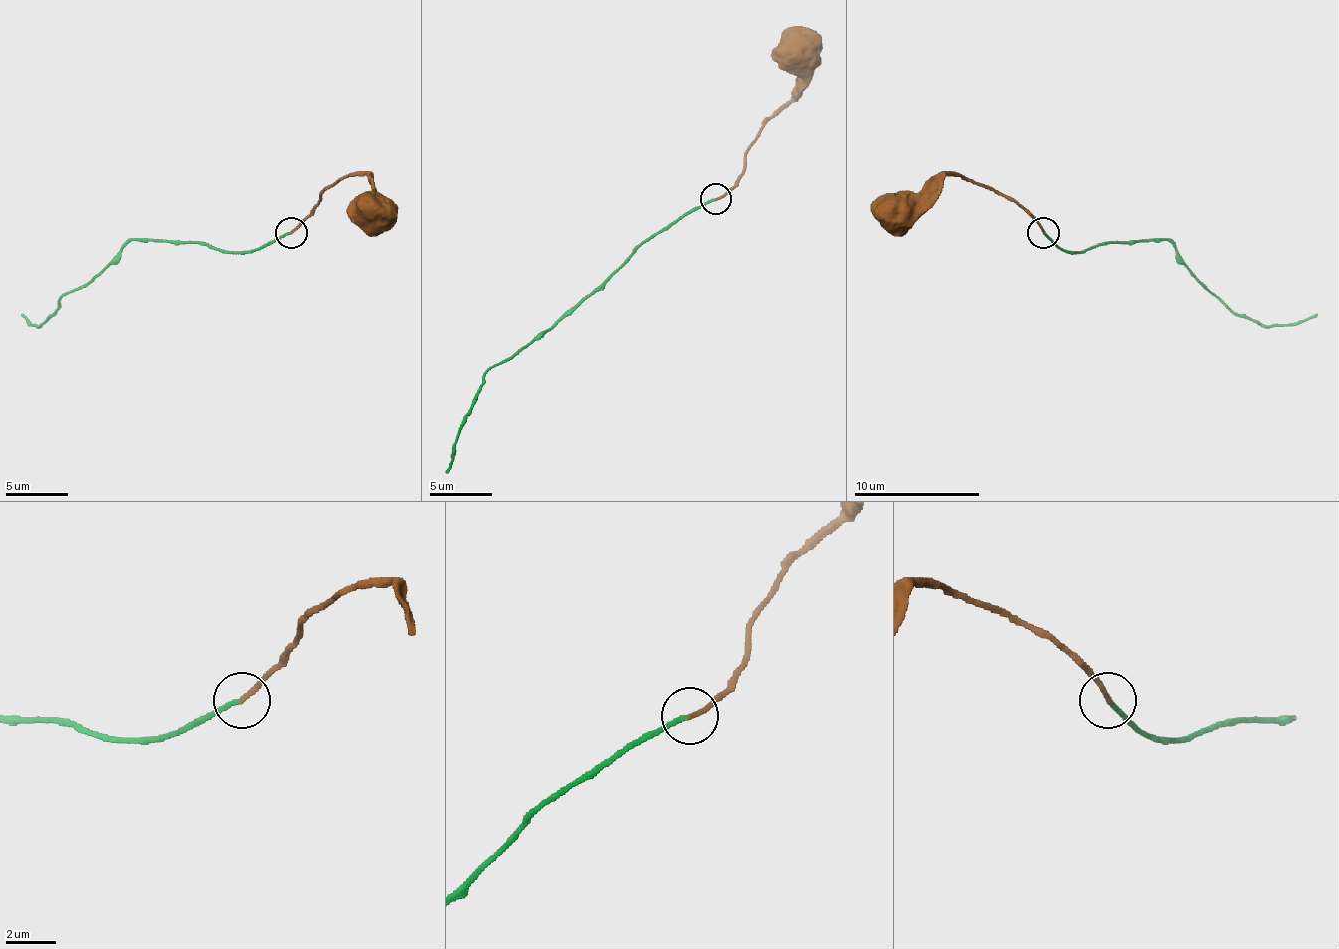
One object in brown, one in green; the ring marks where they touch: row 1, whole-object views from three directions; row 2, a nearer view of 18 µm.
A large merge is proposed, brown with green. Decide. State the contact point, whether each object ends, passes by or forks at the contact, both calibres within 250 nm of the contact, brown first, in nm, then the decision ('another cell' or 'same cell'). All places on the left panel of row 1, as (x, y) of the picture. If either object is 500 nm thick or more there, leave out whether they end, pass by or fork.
at (291, 232); brown ends there; green ends there; 200 nm thick on the brown side, 180 nm on the other; same cell

